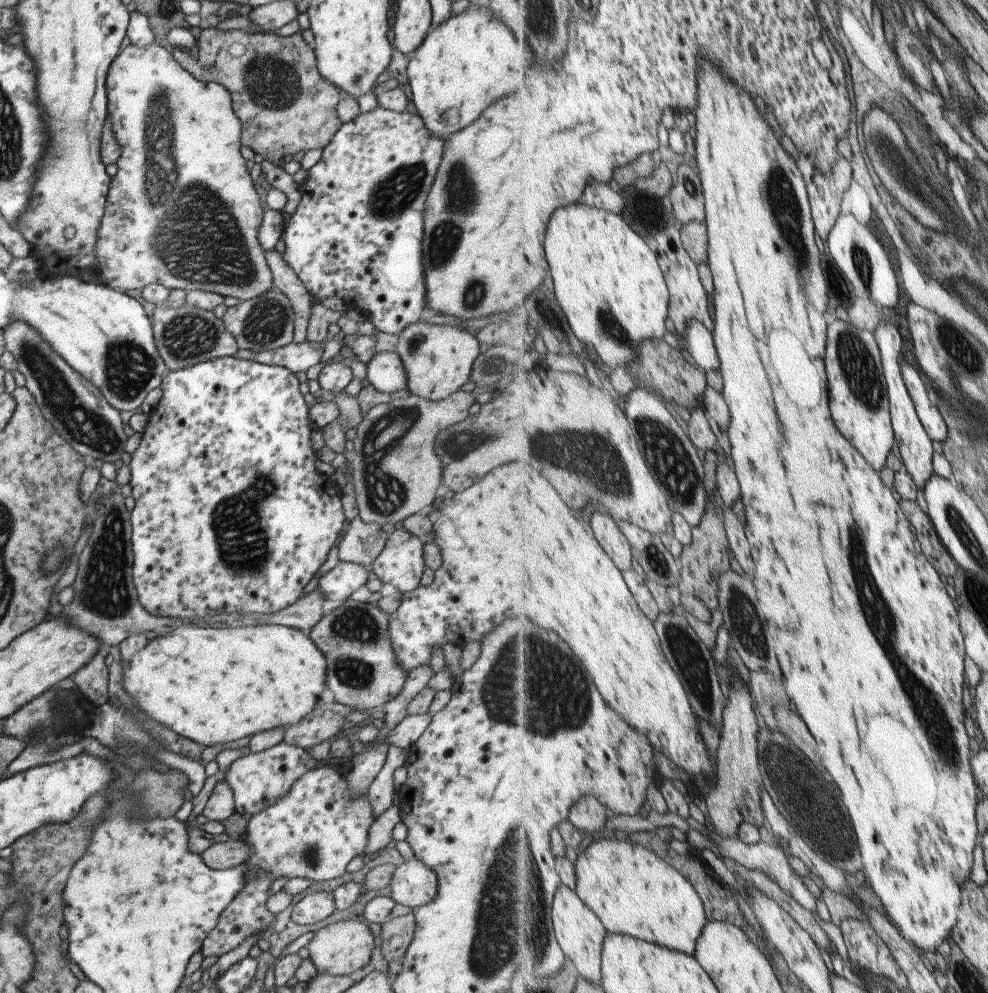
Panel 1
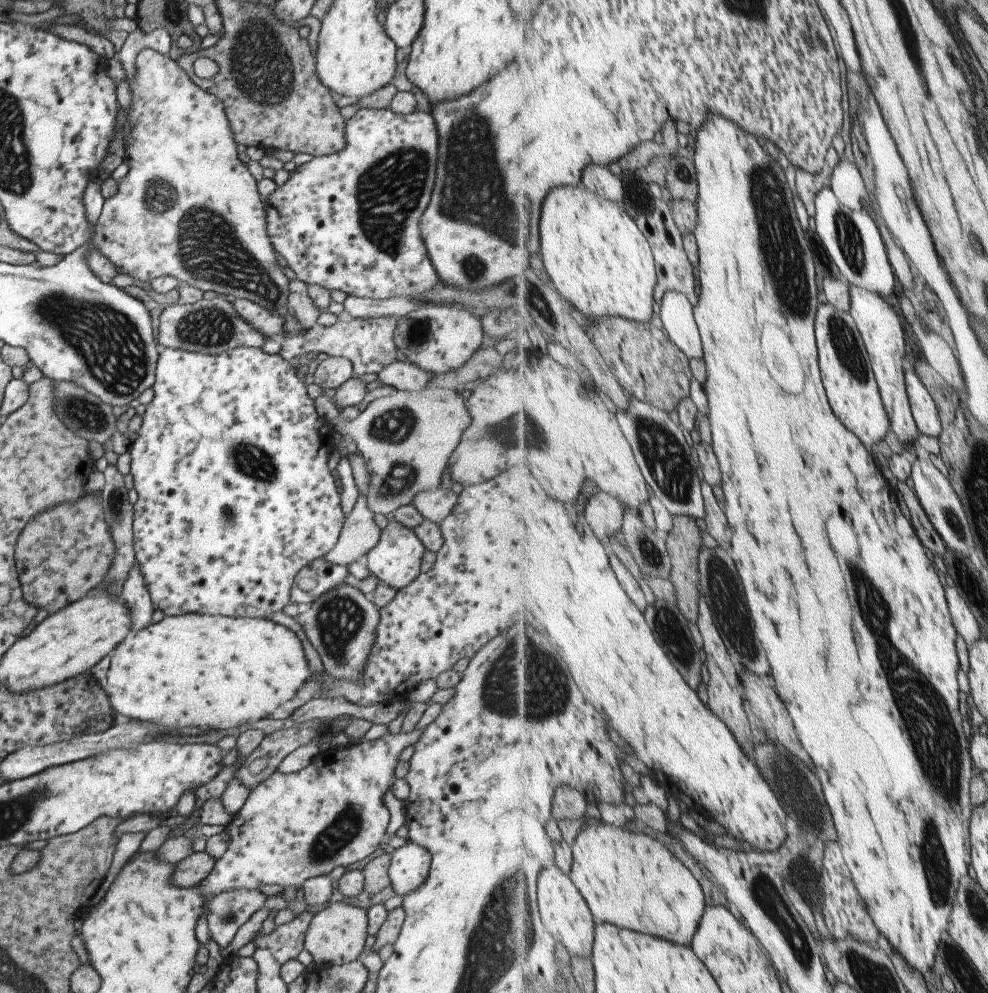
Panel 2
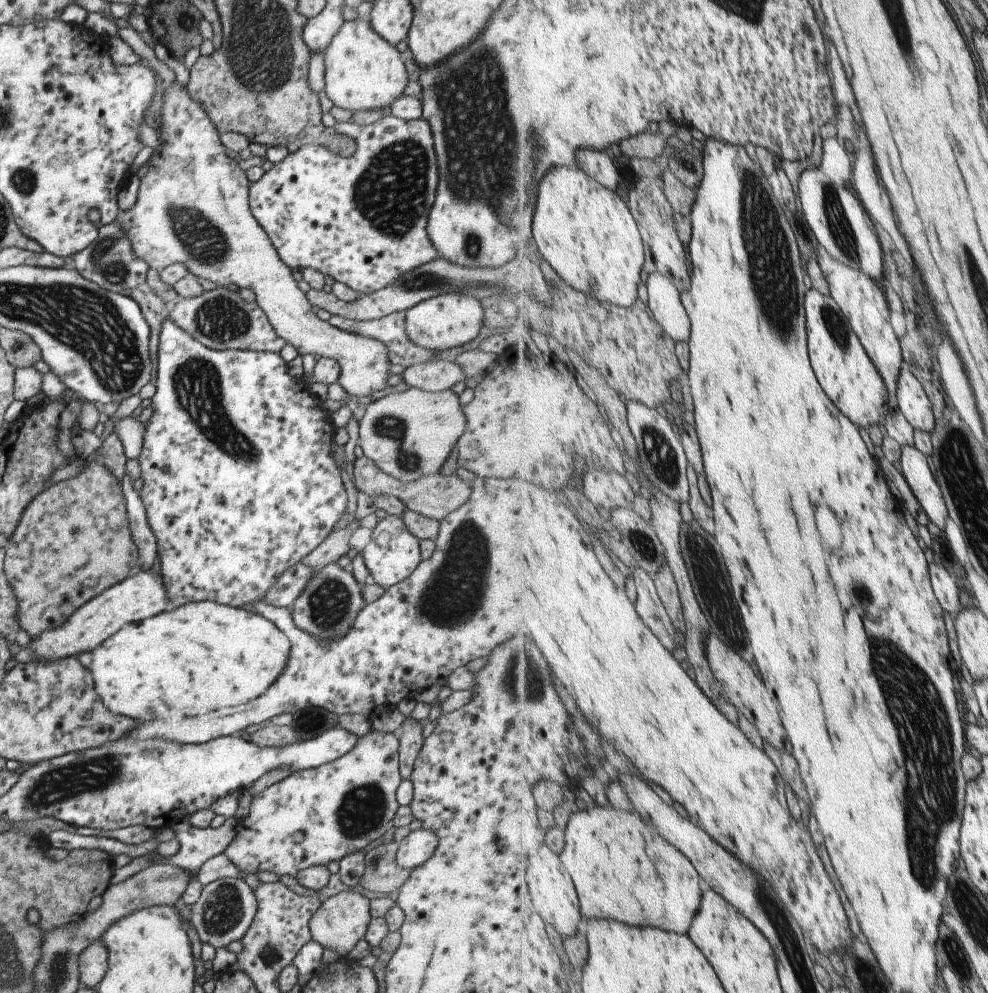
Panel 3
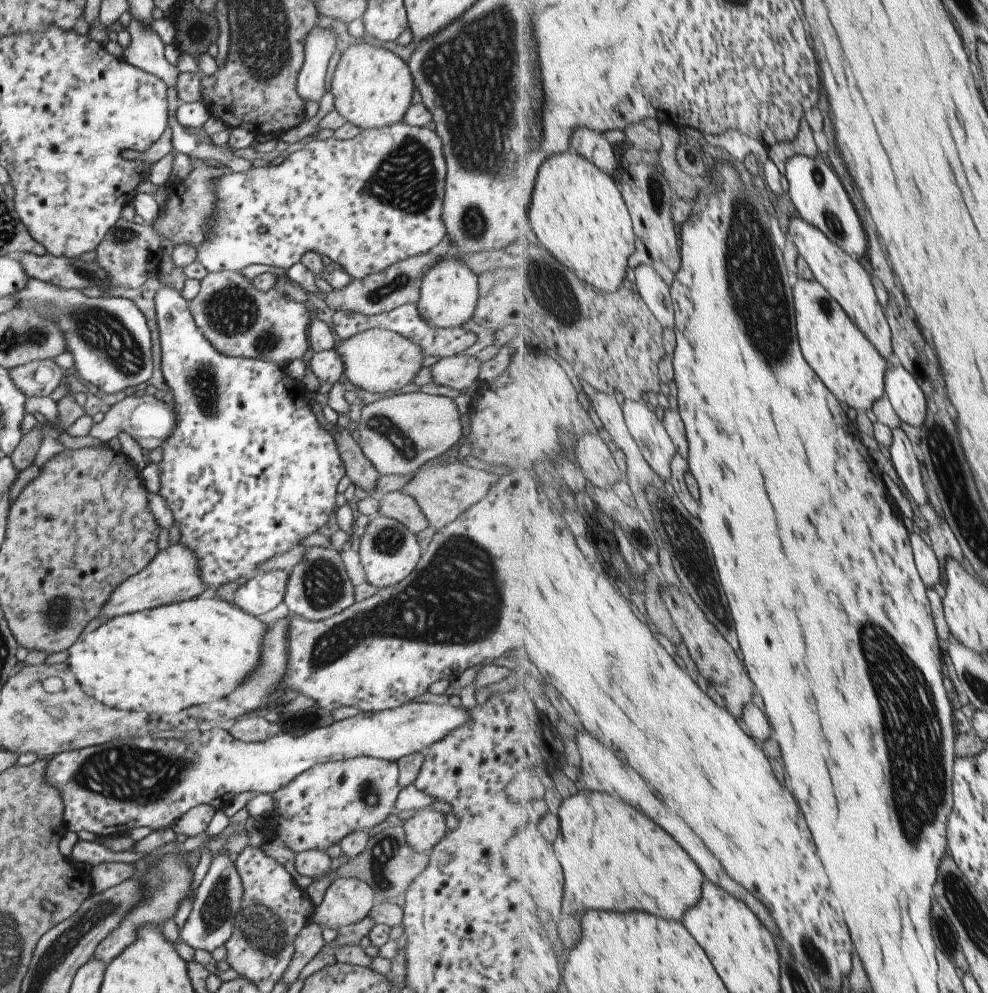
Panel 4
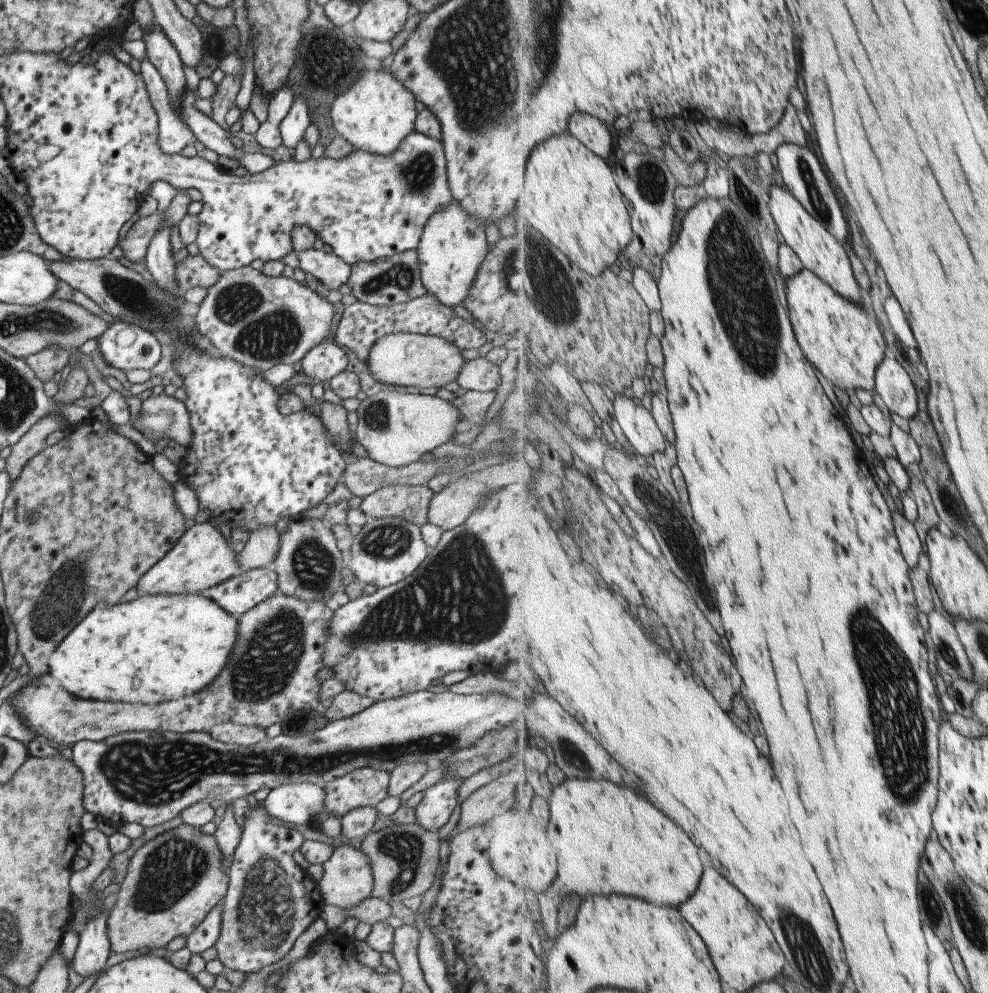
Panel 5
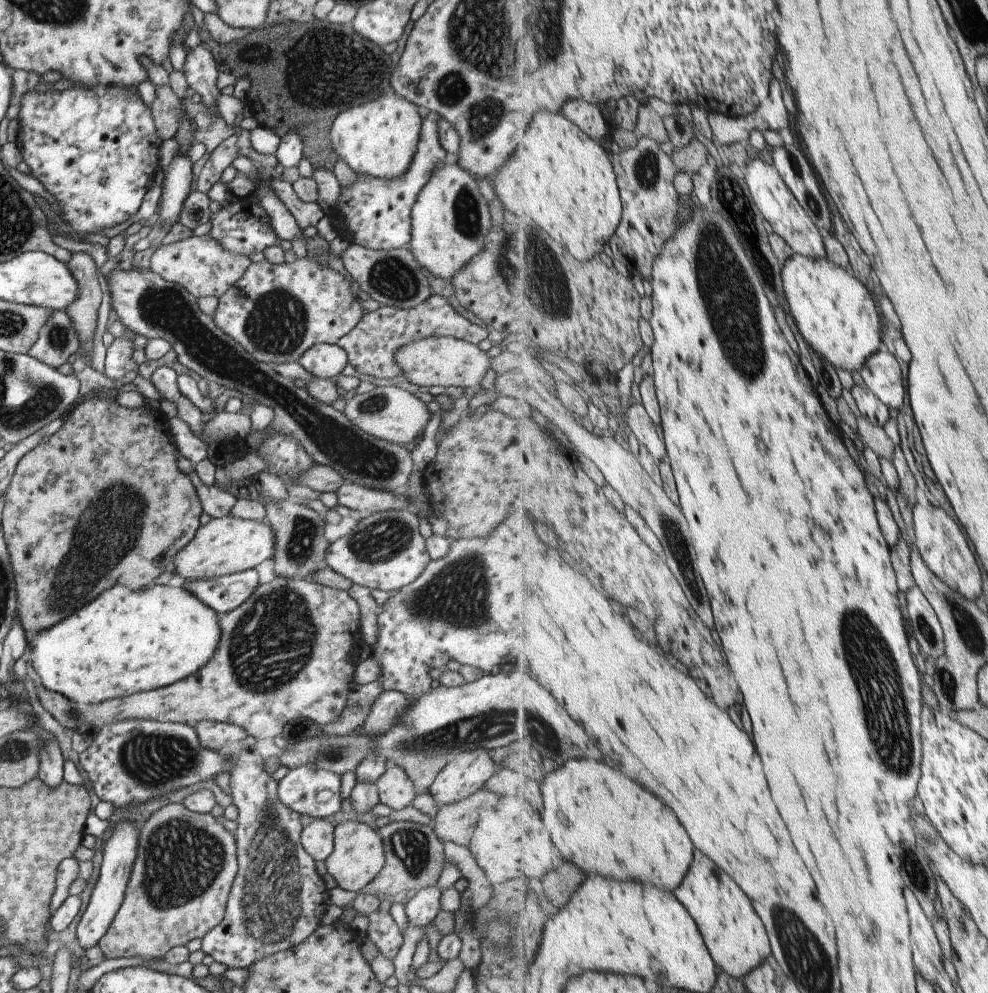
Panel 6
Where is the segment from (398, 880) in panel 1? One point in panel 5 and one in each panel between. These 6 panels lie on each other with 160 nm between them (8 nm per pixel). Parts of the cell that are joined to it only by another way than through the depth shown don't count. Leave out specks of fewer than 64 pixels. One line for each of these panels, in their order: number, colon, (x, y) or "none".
2: (408, 868)
3: (414, 849)
4: (423, 831)
5: (437, 802)

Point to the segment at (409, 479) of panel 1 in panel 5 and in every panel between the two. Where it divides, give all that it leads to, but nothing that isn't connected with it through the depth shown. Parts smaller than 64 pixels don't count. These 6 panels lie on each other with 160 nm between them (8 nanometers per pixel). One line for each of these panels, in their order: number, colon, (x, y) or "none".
2: (405, 439)
3: (408, 434)
4: (397, 434)
5: (395, 428)

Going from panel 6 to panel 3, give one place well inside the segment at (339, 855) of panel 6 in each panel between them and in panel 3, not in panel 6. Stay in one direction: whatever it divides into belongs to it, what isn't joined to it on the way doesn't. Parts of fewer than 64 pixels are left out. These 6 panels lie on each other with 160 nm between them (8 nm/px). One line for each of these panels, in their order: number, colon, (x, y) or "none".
3: (340, 921)
4: (346, 901)
5: (346, 880)

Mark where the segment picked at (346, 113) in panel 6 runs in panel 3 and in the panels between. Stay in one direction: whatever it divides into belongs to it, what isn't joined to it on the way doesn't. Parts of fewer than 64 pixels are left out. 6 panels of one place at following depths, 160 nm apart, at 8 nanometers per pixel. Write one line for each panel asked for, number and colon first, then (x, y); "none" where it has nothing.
3: (362, 71)
4: (371, 87)
5: (375, 112)

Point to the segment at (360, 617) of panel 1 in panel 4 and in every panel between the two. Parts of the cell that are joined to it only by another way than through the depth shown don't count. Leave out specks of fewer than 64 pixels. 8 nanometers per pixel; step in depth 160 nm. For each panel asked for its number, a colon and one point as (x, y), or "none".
2: (340, 625)
3: (325, 609)
4: (317, 587)

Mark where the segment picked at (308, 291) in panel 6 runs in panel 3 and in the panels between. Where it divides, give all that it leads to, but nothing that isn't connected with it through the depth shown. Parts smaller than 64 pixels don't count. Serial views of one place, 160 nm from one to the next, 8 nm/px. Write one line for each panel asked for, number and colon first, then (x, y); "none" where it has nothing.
3: (219, 319)
4: (238, 320)
5: (258, 321)

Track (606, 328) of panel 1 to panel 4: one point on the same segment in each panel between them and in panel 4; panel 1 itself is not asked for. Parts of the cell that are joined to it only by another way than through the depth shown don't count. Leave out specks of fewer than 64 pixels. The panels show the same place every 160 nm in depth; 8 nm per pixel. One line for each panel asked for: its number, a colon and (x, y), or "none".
2: (596, 255)
3: (588, 237)
4: (578, 213)

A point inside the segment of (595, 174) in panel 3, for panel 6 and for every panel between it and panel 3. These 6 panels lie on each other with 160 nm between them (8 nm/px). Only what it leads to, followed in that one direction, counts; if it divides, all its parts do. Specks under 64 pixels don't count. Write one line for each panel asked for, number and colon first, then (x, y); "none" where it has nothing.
4: (592, 145)
5: (591, 131)
6: (587, 116)

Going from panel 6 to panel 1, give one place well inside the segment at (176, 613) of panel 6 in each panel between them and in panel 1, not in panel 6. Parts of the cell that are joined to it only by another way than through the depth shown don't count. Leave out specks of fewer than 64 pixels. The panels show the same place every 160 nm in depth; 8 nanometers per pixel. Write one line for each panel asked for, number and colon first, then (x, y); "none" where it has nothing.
1: (239, 681)
2: (194, 671)
3: (200, 657)
4: (197, 651)
5: (156, 648)

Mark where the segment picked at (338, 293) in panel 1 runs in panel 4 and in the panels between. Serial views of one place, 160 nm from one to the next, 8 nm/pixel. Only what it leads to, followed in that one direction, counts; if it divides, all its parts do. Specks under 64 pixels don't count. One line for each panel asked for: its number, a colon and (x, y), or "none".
2: (348, 221)
3: (360, 219)
4: (367, 202)

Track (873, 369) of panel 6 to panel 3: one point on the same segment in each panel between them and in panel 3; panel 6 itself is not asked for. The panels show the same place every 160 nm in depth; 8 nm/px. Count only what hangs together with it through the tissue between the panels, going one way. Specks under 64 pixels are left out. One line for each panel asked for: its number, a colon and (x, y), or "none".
3: (912, 400)
4: (906, 395)
5: (894, 385)

